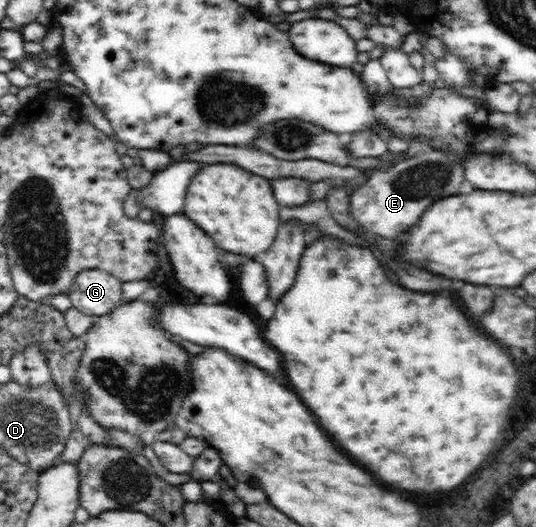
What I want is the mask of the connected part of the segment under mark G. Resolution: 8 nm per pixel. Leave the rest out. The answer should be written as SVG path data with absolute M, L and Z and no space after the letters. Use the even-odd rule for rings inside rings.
M84 270L69 286L66 294L72 301L72 307L96 318L110 314L120 306L122 283L104 270Z

